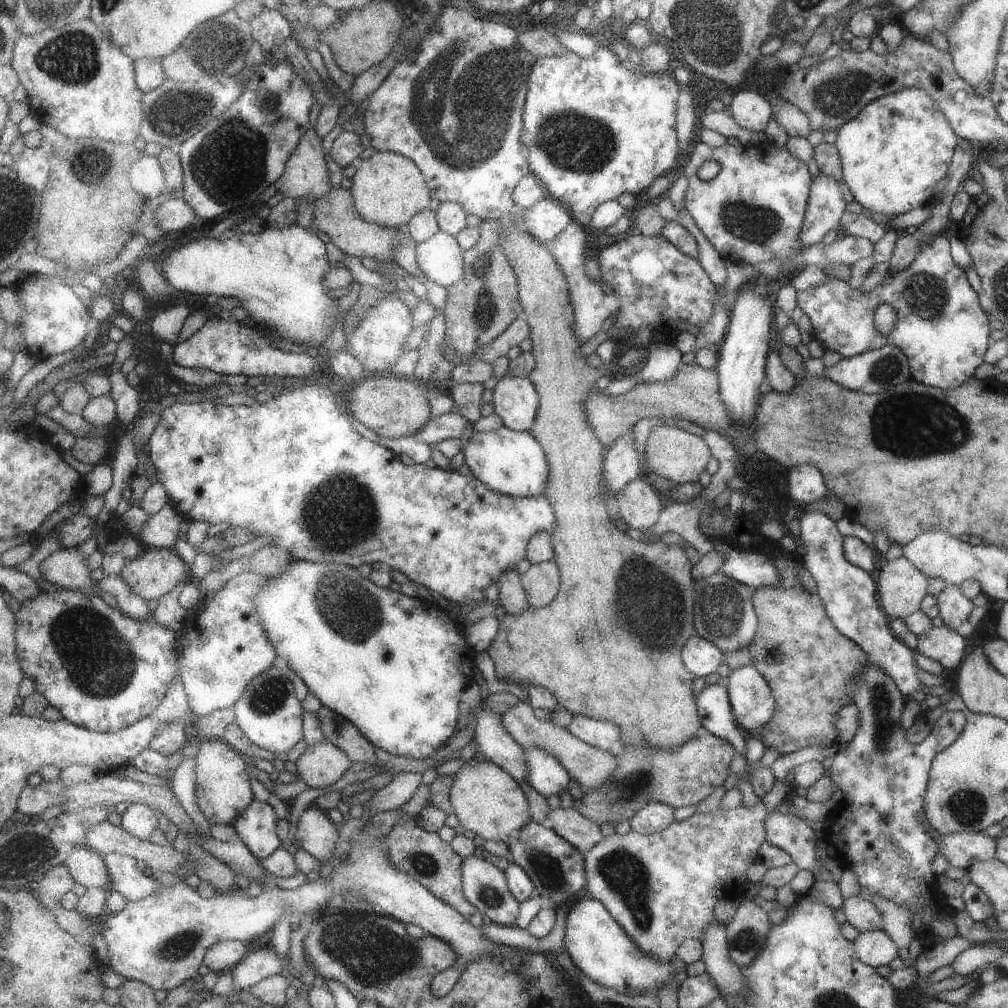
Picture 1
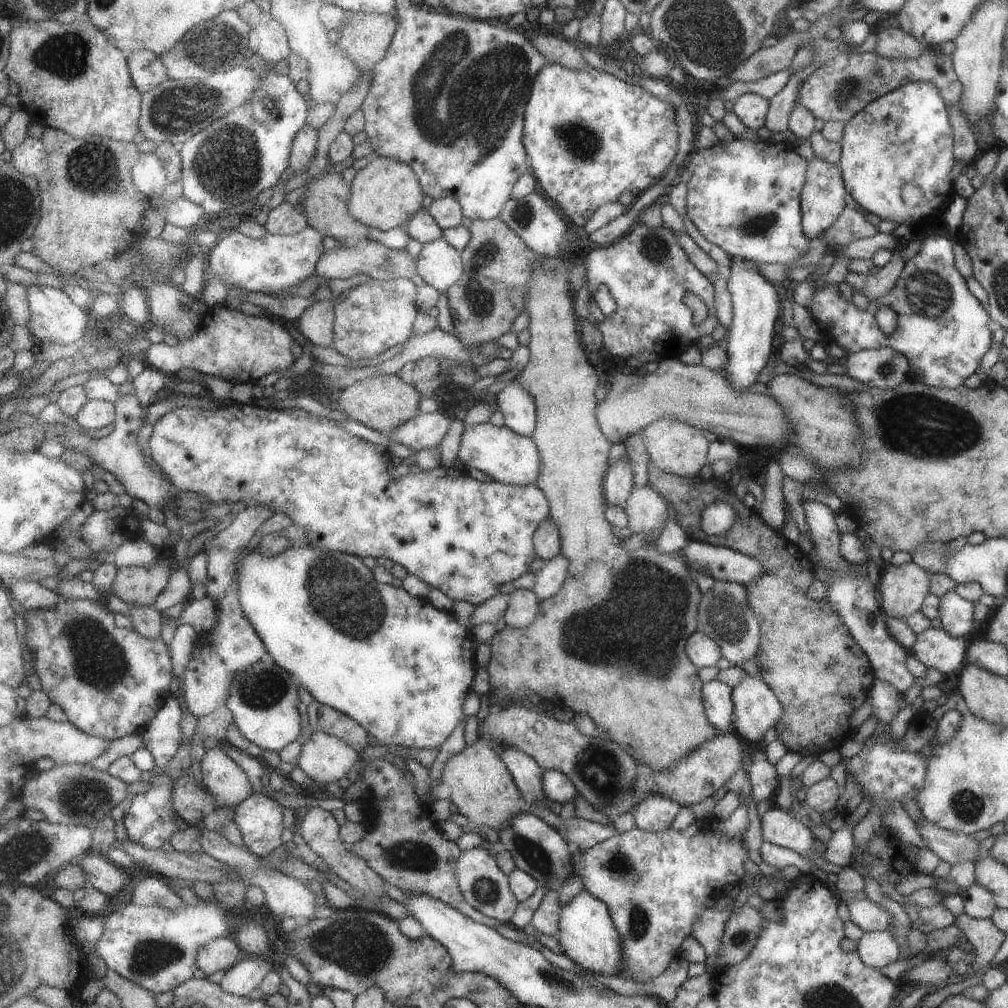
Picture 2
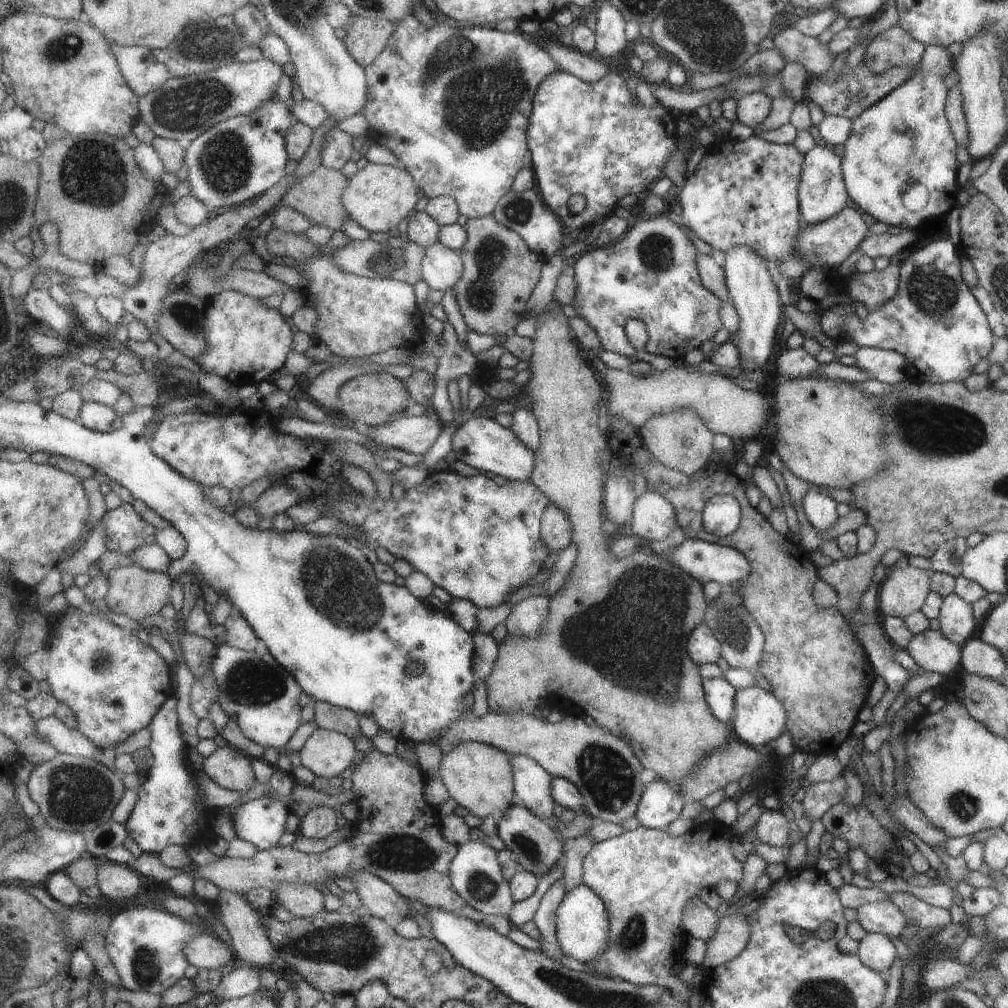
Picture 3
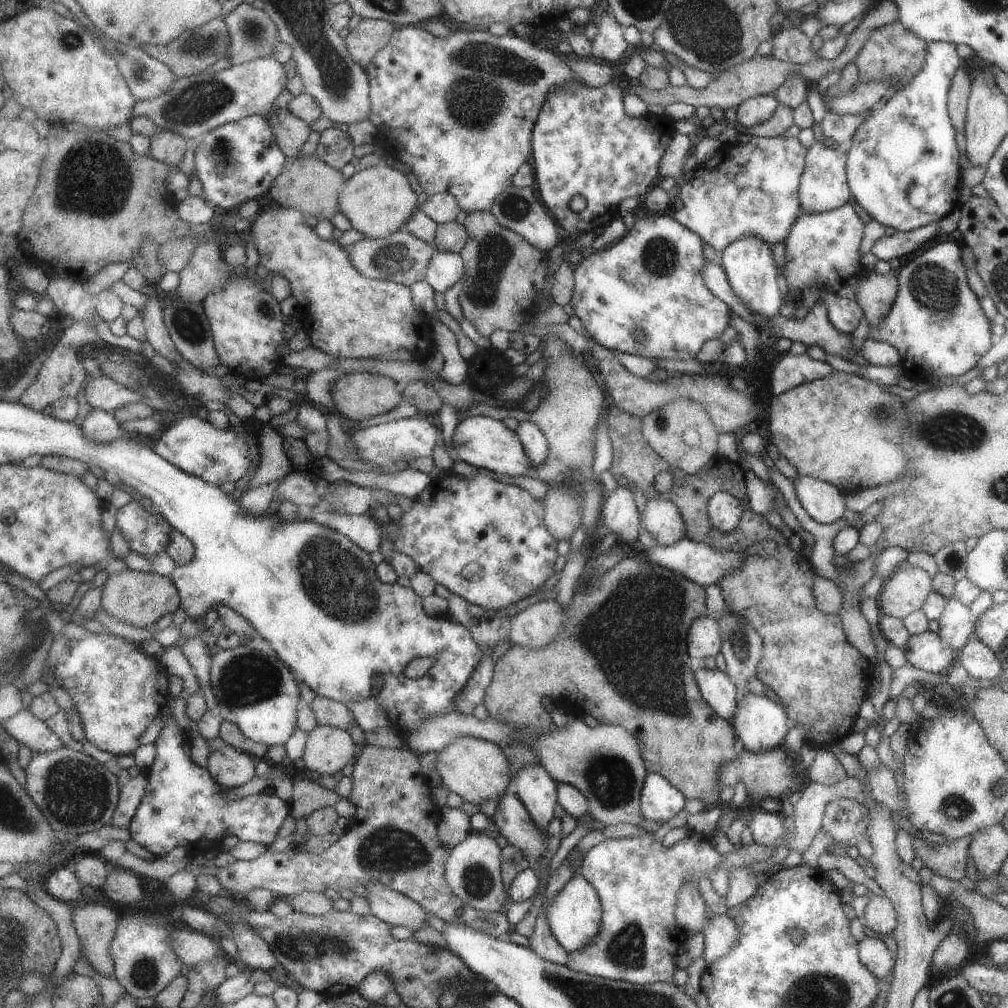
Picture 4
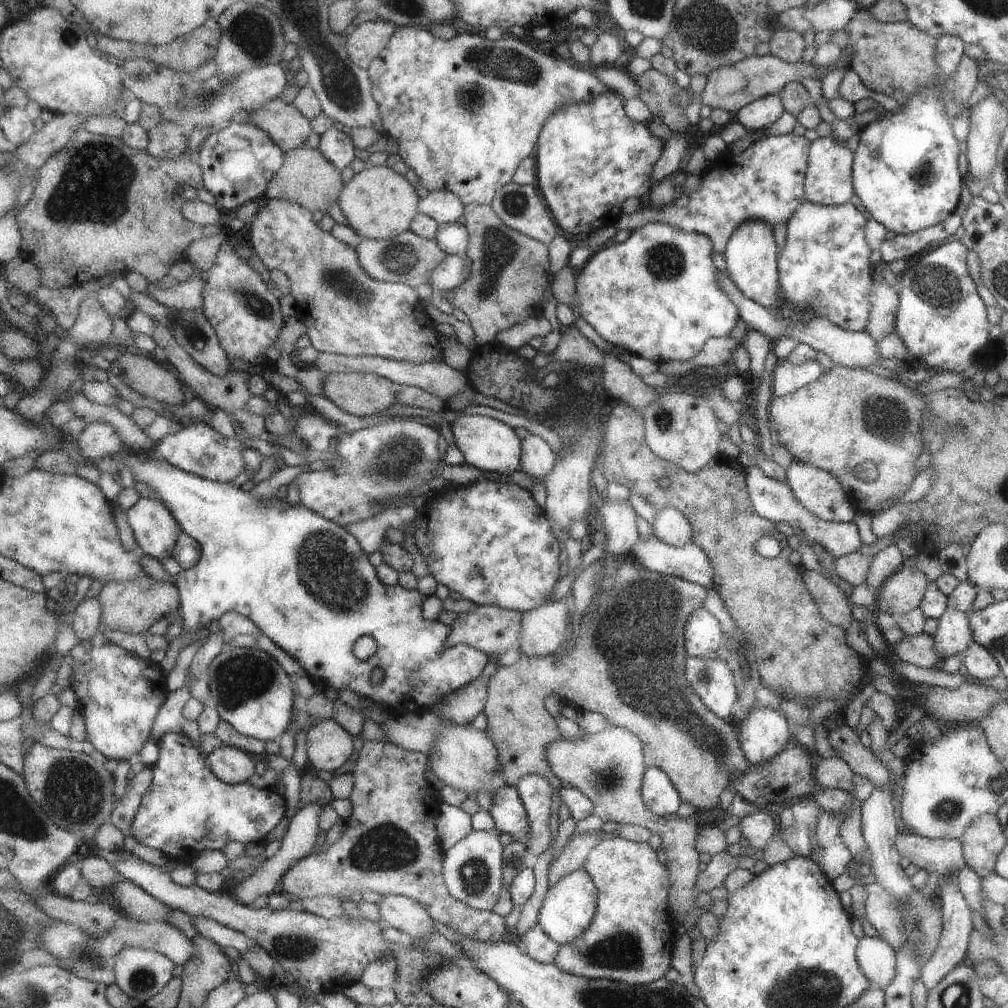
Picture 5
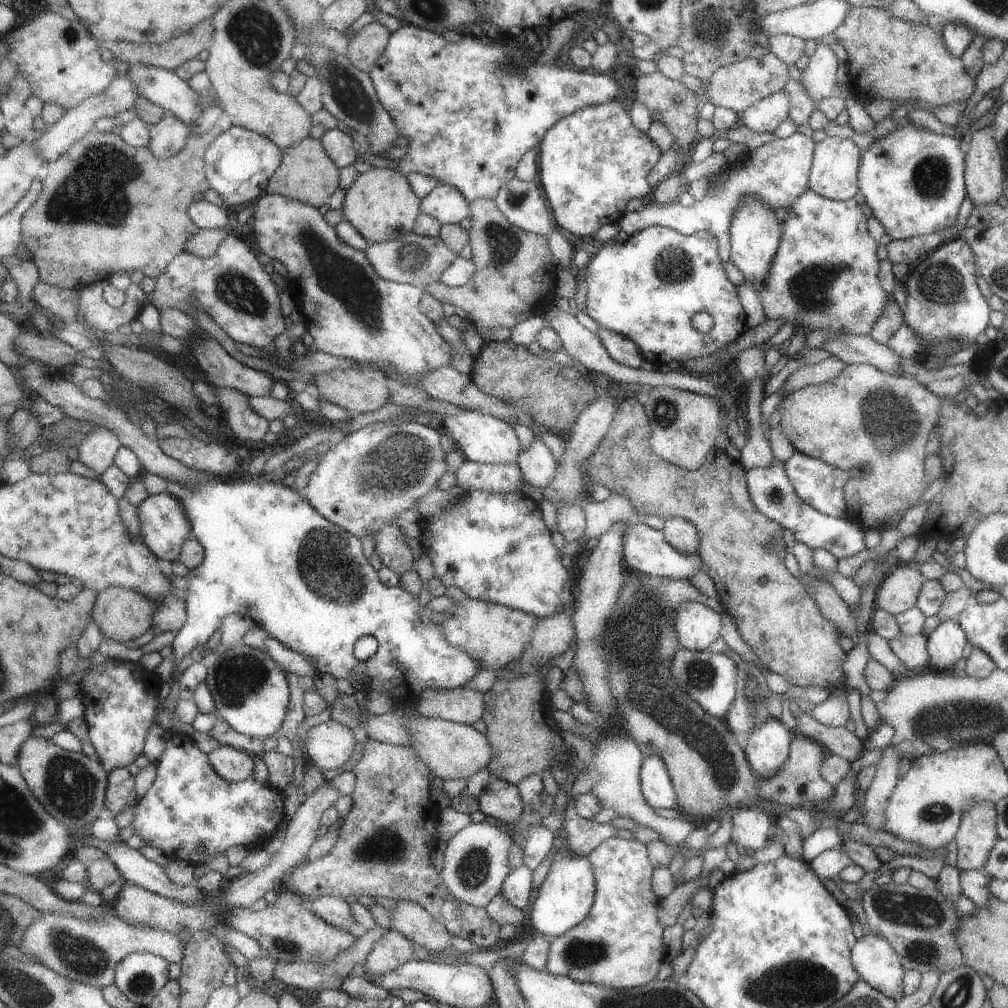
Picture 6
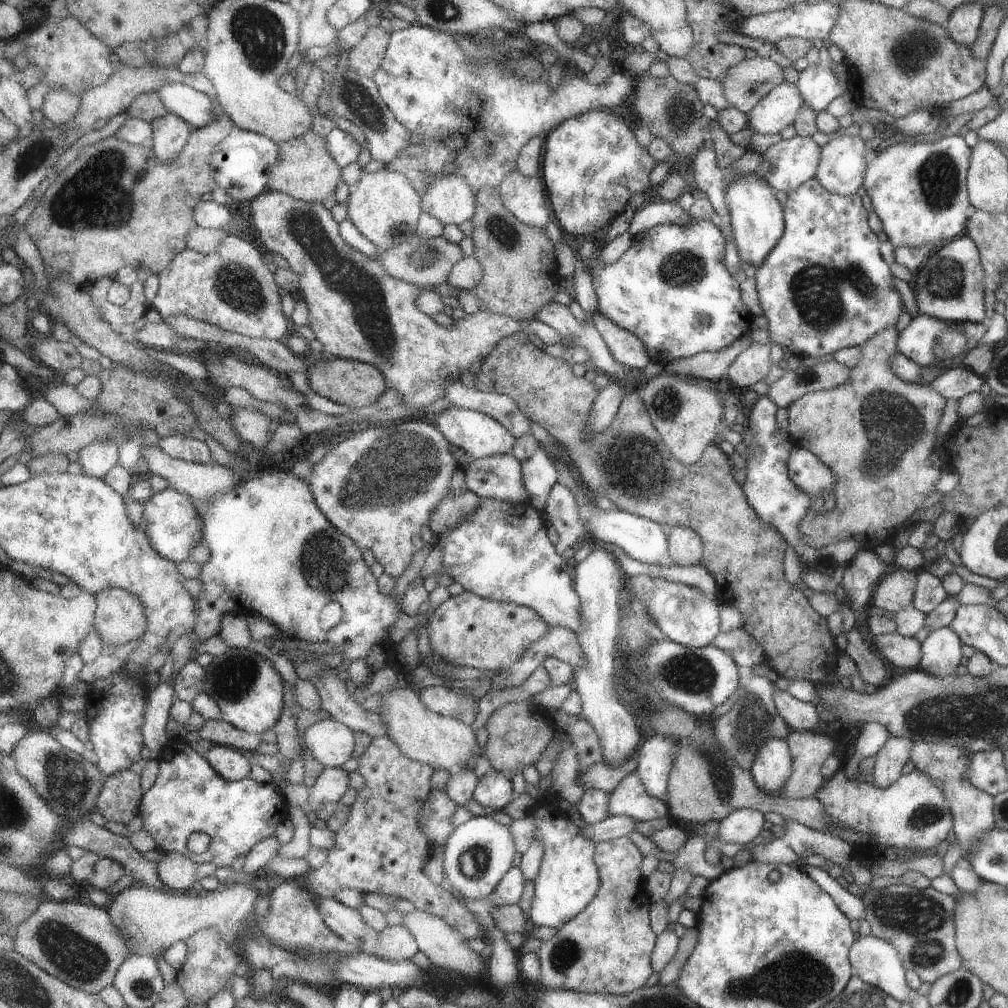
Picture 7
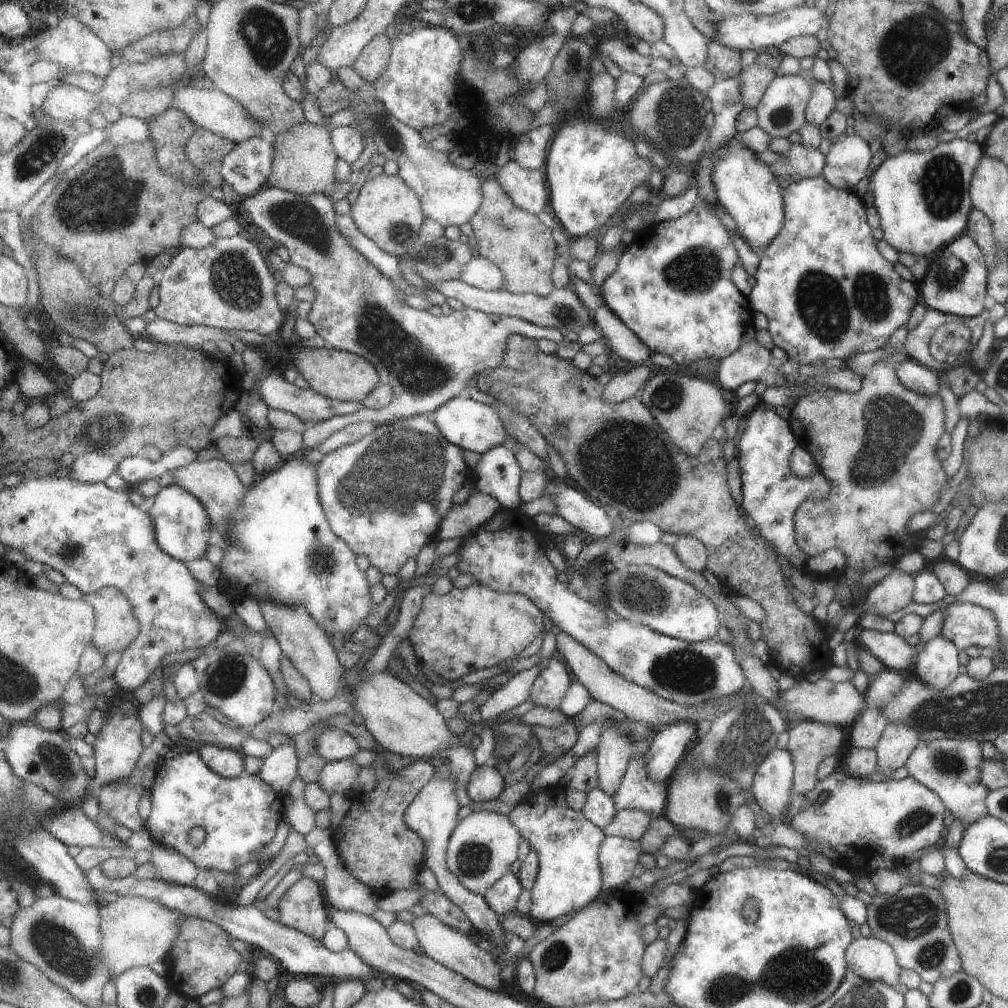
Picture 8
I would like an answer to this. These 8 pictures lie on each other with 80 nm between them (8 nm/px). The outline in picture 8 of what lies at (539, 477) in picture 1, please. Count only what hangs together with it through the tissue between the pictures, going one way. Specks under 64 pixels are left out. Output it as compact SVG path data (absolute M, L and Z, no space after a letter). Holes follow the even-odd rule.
M466 395L453 397L451 401L446 402L432 414L432 419L449 442L477 454L484 455L488 450L503 444L509 438L504 422L494 406L477 402Z

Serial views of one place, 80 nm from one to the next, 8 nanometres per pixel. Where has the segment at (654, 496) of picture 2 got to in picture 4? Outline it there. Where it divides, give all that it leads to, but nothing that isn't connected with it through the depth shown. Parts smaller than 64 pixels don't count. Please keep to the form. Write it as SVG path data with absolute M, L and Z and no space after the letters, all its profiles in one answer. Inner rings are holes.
M640 498L640 527L648 532L657 545L672 545L686 536L686 528L677 507L669 501L656 498Z

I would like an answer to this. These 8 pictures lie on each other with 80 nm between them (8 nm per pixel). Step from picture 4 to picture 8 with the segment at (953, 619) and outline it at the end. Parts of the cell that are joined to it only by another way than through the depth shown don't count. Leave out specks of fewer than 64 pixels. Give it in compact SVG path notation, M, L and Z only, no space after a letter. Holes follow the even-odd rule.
M934 636L917 653L913 676L932 689L944 689L959 674L958 653L949 639Z

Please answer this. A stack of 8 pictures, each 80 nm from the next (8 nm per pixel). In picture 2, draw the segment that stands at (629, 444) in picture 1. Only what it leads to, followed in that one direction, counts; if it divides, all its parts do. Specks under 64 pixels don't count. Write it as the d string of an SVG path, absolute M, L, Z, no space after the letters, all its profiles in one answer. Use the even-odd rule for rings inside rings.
M621 456L613 464L609 464L604 481L608 505L624 509L627 498L633 492L633 471L633 464L628 456Z

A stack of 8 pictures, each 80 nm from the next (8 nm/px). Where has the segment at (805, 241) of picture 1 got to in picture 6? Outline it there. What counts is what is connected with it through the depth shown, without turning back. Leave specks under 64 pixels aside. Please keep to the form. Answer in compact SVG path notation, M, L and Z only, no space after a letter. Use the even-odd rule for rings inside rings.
M829 135L814 144L807 189L829 200L842 201L852 197L858 190L857 171L860 153L851 139Z

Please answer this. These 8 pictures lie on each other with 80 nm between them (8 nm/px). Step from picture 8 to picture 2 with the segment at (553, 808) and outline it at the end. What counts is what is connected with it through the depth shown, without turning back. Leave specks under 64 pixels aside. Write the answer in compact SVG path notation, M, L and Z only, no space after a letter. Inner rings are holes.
M587 890L577 894L575 899L563 908L560 916L560 933L556 938L563 954L576 965L583 966L593 974L624 976L625 948L620 931L615 927L612 914L605 902L595 898Z

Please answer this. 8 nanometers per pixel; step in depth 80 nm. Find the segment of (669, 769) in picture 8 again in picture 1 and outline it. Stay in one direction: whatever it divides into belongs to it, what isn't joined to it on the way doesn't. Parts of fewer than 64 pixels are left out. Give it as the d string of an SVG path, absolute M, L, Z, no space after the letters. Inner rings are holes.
M649 802L631 818L631 829L645 836L661 832L674 820L673 812L671 806Z

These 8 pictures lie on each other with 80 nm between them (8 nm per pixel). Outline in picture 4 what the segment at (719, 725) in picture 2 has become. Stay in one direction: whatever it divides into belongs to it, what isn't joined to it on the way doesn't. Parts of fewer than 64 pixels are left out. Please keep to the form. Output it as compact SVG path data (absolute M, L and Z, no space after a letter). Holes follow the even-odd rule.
M699 668L695 680L700 694L718 717L729 721L734 714L740 695L729 677L718 669Z

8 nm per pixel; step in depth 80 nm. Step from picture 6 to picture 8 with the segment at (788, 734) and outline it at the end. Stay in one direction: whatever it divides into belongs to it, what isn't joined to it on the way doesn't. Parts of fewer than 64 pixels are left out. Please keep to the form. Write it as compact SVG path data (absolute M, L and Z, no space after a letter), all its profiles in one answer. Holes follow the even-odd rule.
M773 747L769 754L766 754L761 762L757 765L753 780L752 780L752 797L757 803L757 806L767 812L771 818L780 818L783 822L783 816L786 814L786 808L790 805L791 794L791 783L792 783L792 760L790 754L784 749L780 750Z

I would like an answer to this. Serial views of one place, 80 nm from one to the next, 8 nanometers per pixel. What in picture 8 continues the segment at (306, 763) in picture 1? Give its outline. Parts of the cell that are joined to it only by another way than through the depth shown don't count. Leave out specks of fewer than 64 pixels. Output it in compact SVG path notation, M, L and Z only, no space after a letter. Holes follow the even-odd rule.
M327 727L318 733L316 749L327 762L340 761L355 756L359 752L359 744L341 728Z

